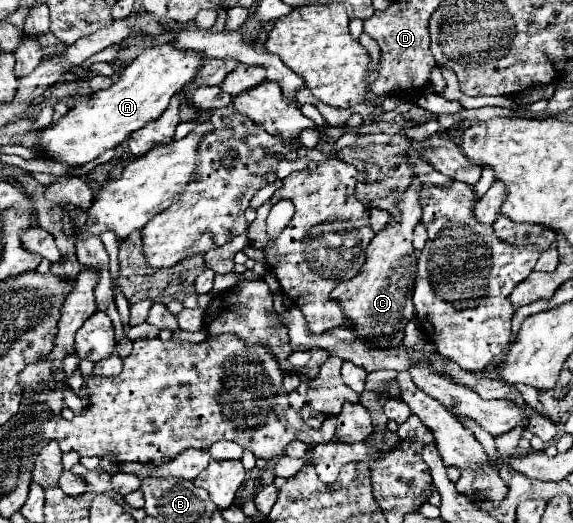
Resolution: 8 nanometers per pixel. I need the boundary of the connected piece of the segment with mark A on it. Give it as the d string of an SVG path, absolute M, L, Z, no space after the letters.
M174 42L144 50L124 68L118 82L80 98L58 124L50 124L44 130L44 138L40 138L38 152L46 152L68 166L84 166L96 160L104 150L118 146L128 134L156 120L168 108L170 98L196 80L202 64L204 56L200 52L182 50Z

